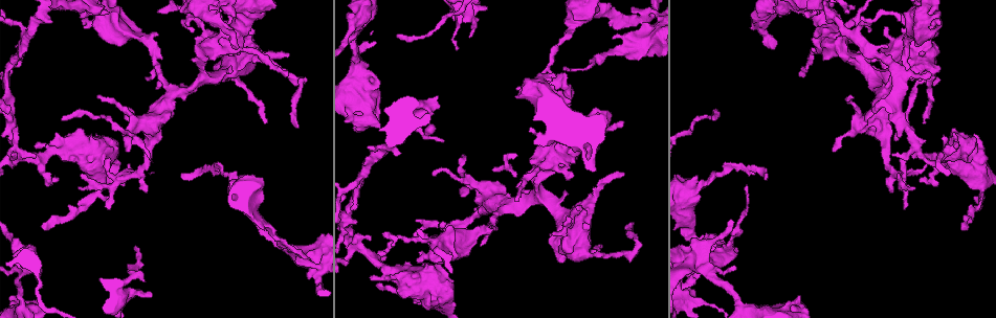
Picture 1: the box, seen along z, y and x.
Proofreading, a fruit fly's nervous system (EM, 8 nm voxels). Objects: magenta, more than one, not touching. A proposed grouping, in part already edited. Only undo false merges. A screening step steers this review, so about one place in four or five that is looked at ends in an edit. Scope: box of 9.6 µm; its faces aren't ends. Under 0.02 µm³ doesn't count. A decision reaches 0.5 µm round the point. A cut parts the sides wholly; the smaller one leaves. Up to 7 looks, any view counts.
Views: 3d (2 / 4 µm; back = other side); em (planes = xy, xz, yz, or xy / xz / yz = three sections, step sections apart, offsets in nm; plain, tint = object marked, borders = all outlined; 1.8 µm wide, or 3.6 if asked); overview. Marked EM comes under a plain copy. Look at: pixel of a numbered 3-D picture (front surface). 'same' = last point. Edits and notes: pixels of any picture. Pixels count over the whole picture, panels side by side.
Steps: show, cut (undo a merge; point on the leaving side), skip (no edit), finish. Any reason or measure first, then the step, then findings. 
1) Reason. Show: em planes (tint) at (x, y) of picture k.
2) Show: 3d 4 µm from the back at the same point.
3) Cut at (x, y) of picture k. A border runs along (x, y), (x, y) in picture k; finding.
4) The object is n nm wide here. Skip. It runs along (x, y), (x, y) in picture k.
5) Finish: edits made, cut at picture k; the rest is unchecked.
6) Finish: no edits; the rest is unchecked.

Thick turns thin. Show: em 3.6 µm planes (tint) at (709, 181) of picture 1.

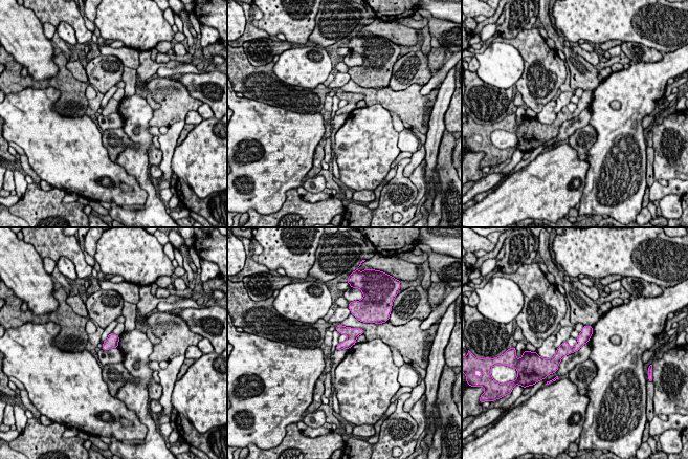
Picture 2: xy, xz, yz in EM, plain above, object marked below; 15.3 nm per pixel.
The object is 140 nm wide here. Skip. It runs along (590, 329), (574, 349), (564, 350), (554, 361) in picture 2; all the same cell.

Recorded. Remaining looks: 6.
Small branch off a trunk. Show: 3d 4 µm at (830, 40) of picture 1.

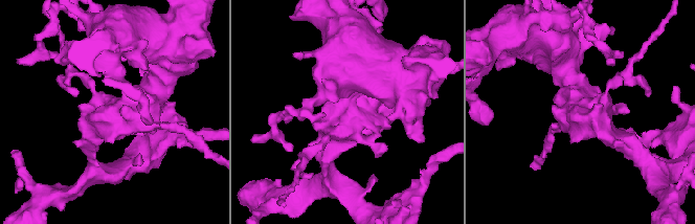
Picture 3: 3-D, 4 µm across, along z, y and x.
Shape alone is not enough. Show: em 3.6 µm xy step 4 (borders) at (580, 113) of picture 3.

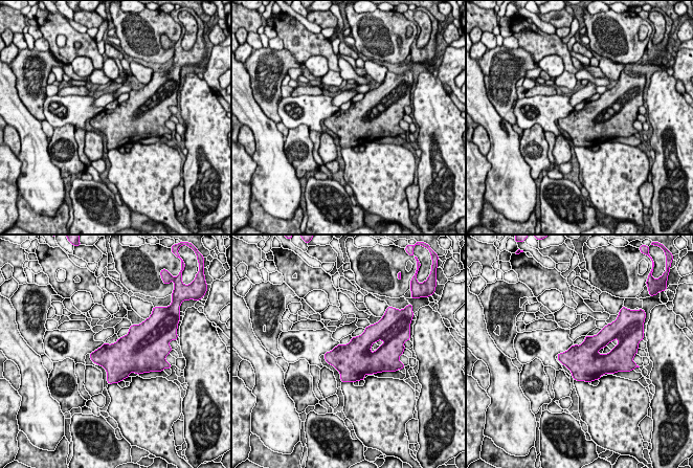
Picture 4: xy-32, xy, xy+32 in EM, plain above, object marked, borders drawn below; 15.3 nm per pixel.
Skip. All the same cell.

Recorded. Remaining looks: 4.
Thin neck. Show: em xz step 4 (tint) at (90, 198) of picture 1.

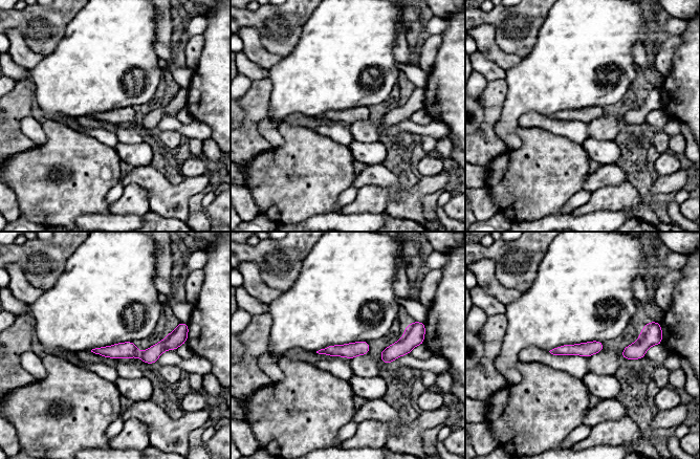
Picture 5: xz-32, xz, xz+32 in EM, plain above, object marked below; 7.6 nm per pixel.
The object is 110 nm wide here. Skip. It runs along (175, 339), (151, 354), (97, 351) in picture 5; all the same cell.

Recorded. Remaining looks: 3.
Finish: no edits; the rest is unchecked.

